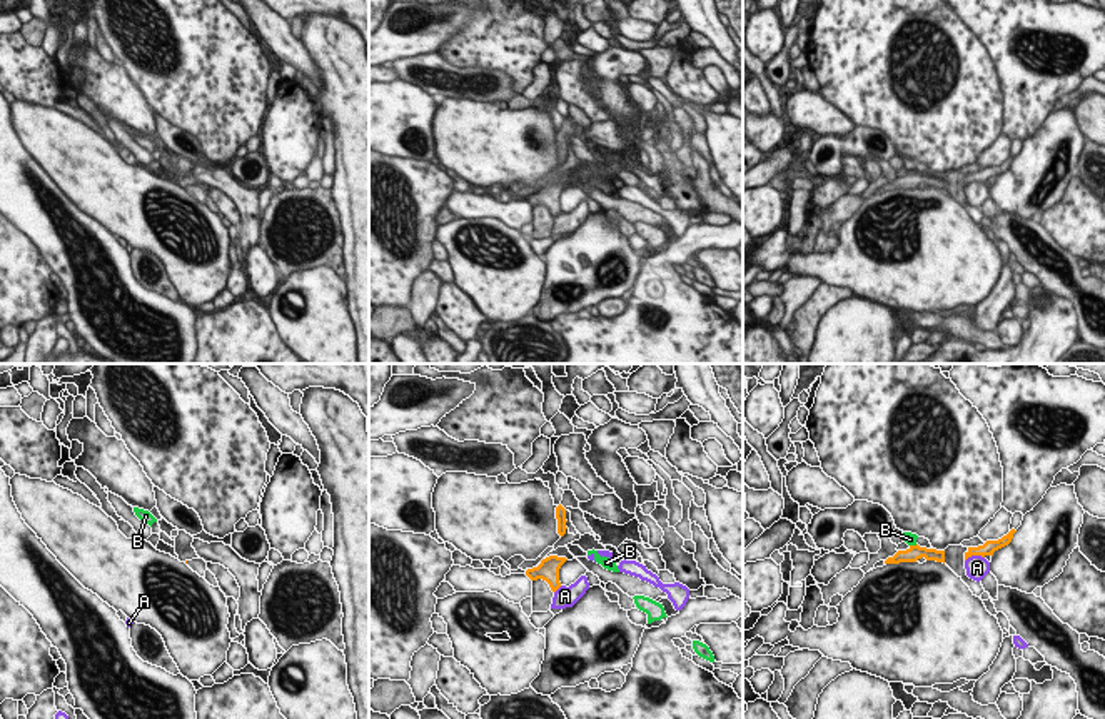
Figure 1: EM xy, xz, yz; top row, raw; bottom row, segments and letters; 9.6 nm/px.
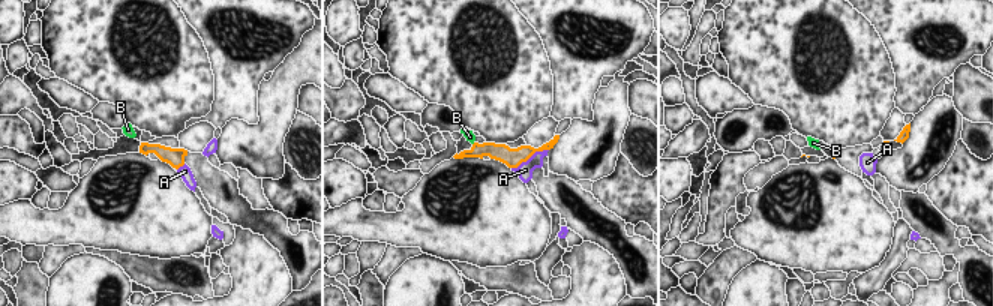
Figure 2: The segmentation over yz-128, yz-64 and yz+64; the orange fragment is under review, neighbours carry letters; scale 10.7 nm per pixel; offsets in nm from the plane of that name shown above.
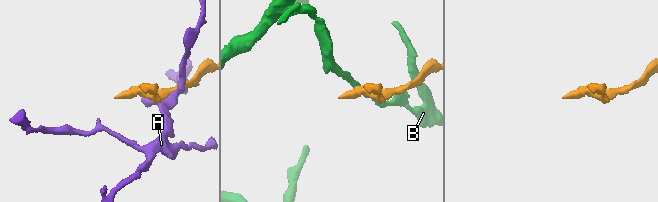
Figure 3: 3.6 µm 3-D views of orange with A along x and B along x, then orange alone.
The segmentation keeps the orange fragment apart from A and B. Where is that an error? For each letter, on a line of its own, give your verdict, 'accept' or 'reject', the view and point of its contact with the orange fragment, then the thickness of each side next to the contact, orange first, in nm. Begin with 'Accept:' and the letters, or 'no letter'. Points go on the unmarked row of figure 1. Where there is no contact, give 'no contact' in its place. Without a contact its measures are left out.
Accept: no letter
A: reject; contact yz (973, 181); calibres 140 and 220 nm
B: reject; contact yz (913, 172); calibres 140 and 120 nm

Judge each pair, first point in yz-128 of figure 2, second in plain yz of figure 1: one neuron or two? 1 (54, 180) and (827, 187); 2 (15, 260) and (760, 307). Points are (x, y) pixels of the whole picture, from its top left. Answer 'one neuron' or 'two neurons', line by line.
1: two neurons
2: two neurons

